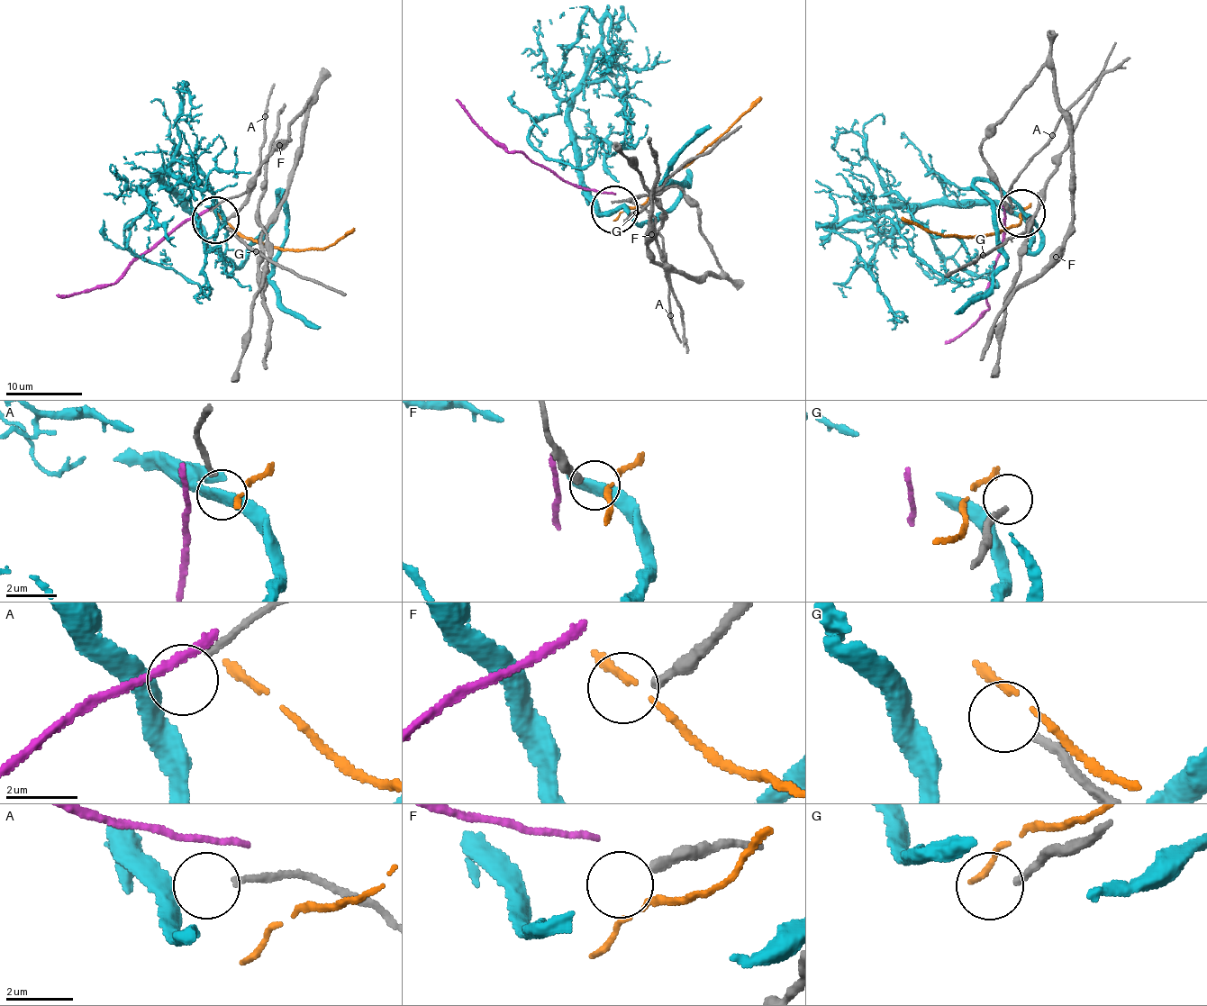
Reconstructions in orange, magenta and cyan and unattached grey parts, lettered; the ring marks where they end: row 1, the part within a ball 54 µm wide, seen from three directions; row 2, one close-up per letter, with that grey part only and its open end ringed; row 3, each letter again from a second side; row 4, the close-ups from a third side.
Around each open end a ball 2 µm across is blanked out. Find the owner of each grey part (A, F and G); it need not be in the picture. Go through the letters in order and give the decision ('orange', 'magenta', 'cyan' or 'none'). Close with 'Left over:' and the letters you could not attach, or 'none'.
A: none
F: none
G: none
Left over: A, F, G

